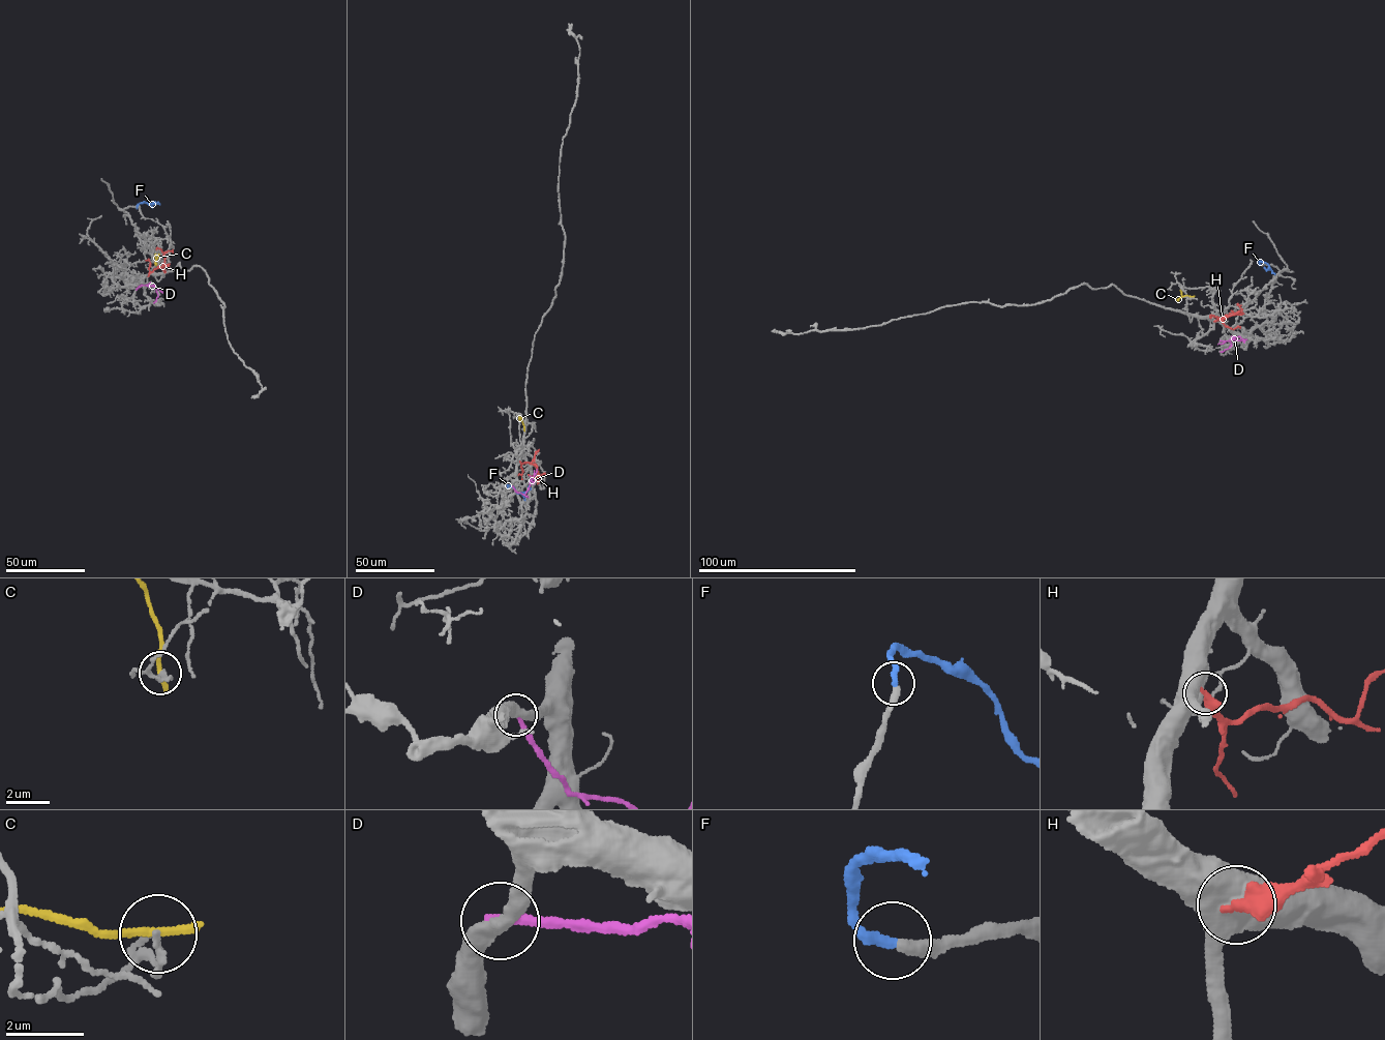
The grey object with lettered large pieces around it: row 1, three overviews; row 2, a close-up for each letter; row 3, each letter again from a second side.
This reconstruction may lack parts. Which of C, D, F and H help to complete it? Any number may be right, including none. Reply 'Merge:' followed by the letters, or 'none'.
Merge: F

